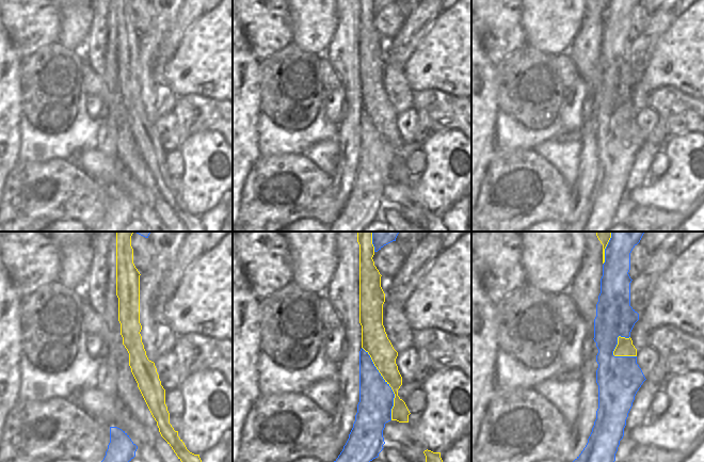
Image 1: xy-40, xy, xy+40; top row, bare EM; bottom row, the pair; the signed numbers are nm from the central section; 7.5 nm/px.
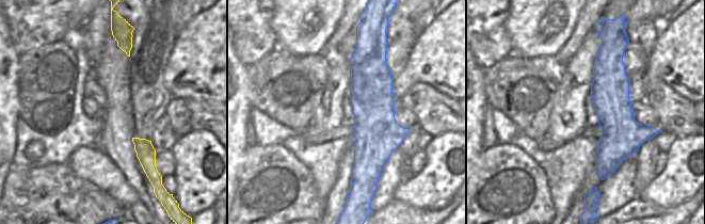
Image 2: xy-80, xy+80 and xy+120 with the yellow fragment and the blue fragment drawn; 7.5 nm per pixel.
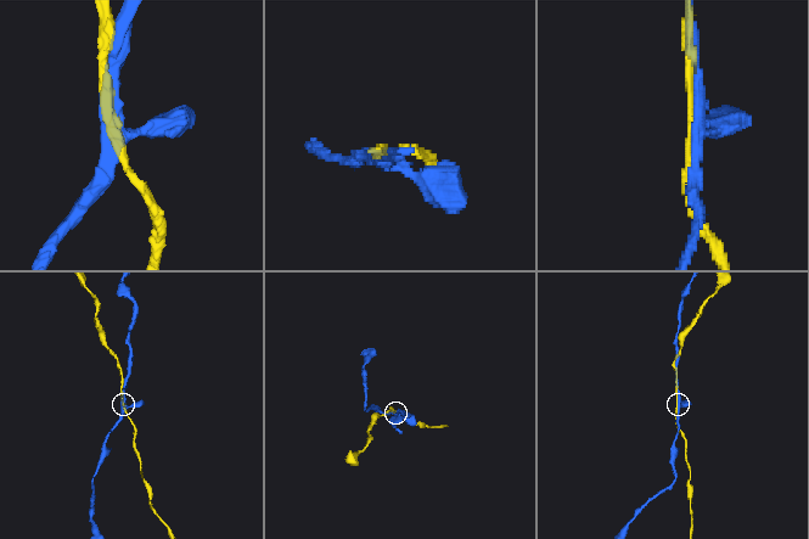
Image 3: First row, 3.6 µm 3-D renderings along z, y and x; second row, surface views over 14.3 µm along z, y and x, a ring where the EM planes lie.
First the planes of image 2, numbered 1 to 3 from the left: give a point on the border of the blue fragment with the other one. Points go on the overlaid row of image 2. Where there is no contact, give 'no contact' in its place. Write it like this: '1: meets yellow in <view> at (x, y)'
1: no contact
2: no contact
3: no contact

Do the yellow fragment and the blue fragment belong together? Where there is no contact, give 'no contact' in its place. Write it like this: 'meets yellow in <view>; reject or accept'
meets yellow in xy; reject

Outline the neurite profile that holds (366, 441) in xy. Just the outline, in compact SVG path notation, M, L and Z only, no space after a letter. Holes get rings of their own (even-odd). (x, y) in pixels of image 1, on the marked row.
M363 348L359 351L359 402L353 428L334 462L370 462L385 444L383 430L391 420L395 394Z

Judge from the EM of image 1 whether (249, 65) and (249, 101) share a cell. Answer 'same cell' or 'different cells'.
same cell

